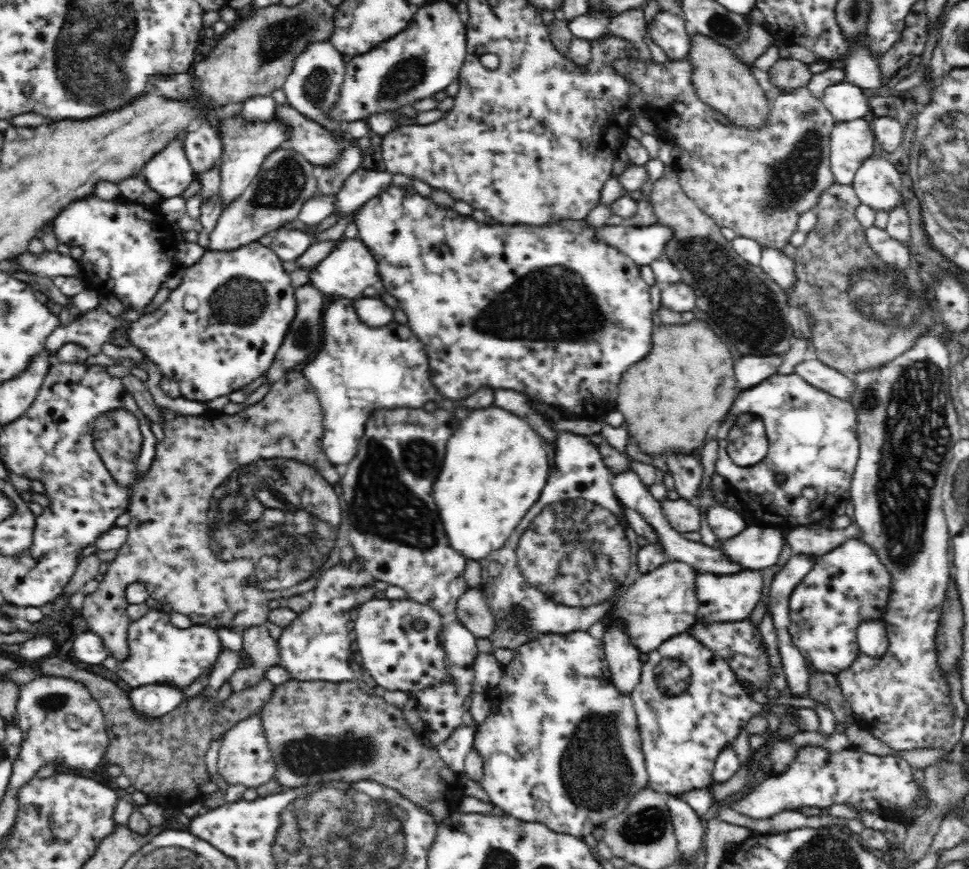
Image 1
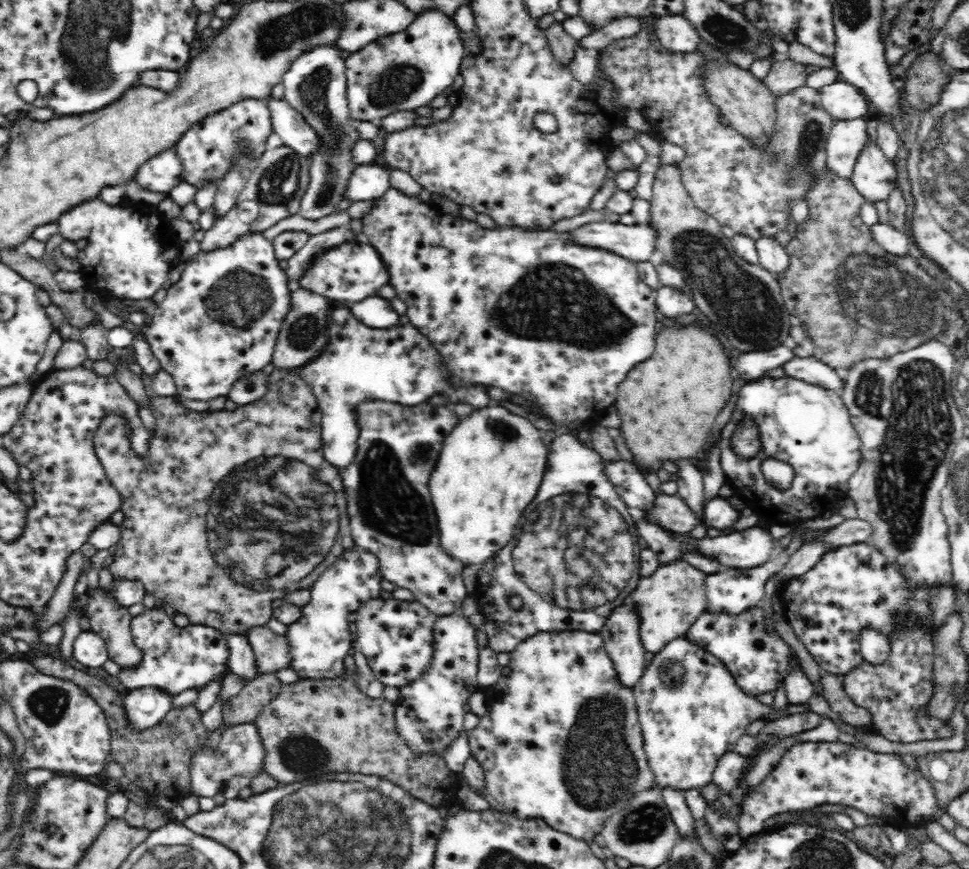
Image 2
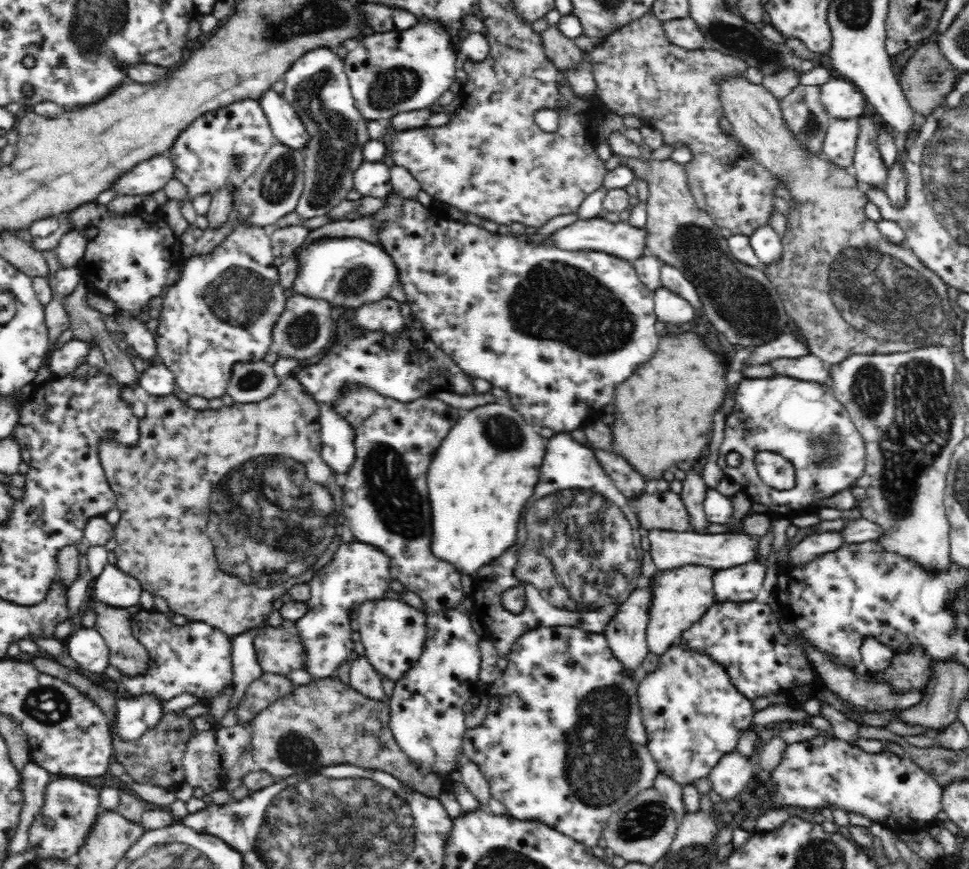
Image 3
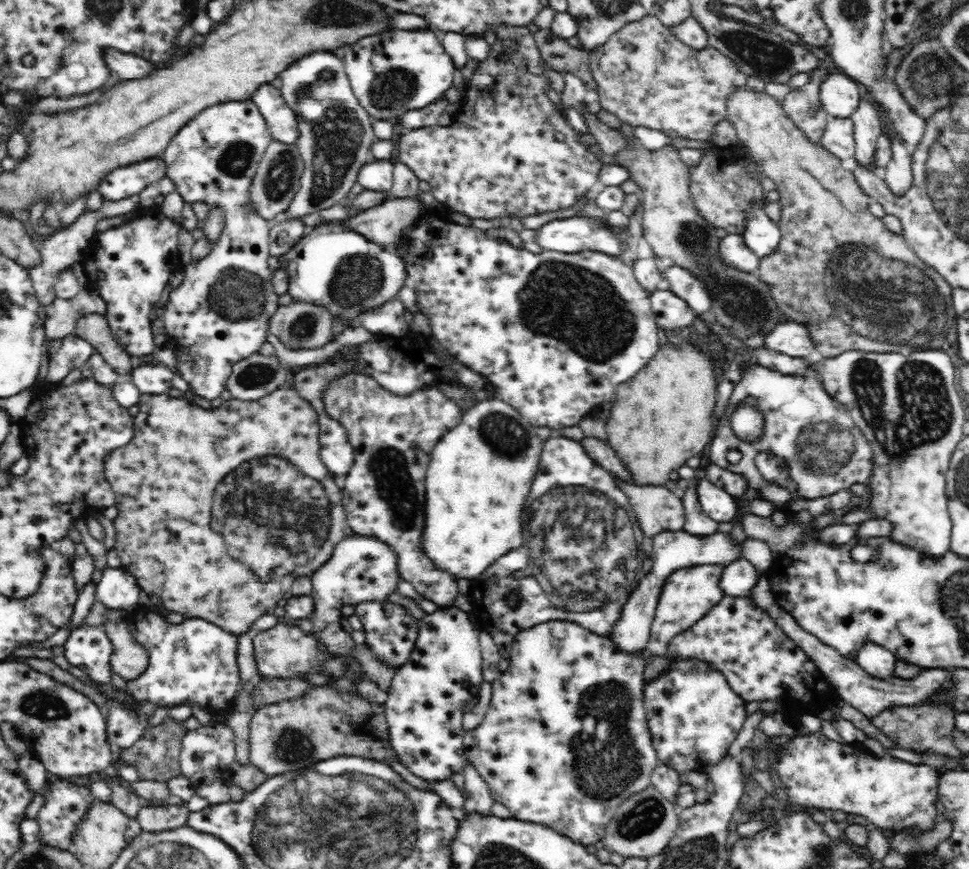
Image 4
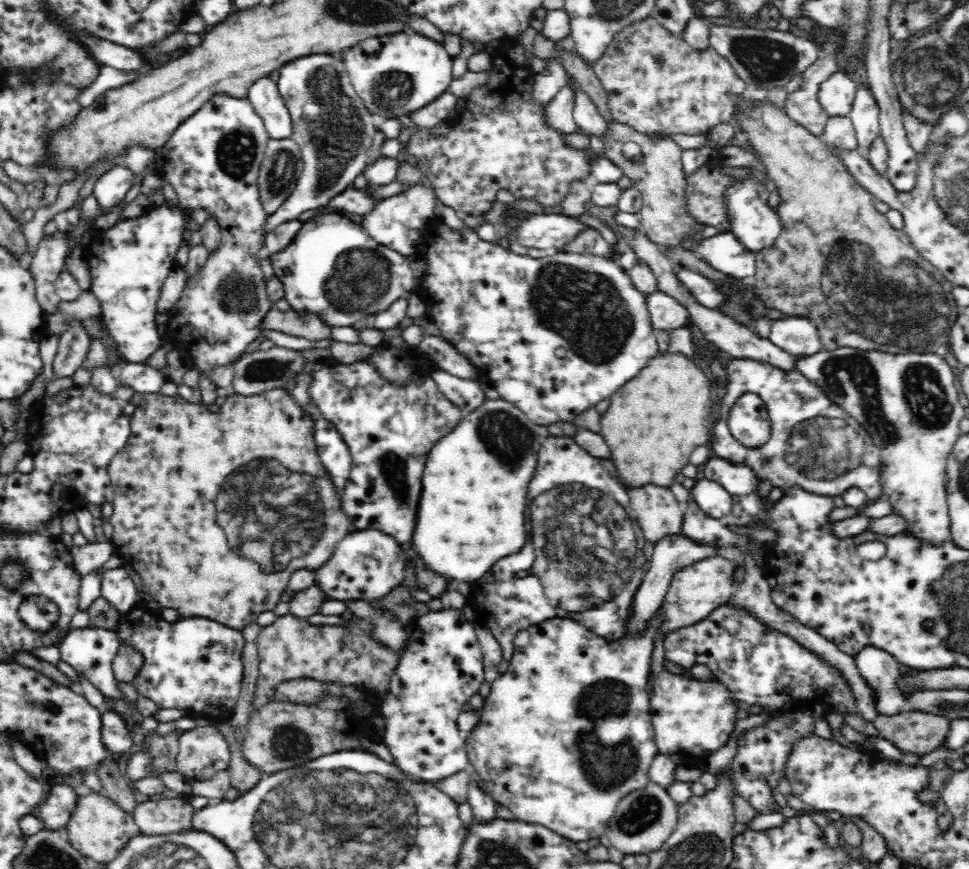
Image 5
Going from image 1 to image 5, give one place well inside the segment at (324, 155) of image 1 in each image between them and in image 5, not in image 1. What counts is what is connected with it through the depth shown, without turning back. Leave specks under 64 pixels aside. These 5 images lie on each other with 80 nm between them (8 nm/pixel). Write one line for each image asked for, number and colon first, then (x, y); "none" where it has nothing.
2: (289, 124)
3: (286, 125)
4: (281, 120)
5: (264, 95)

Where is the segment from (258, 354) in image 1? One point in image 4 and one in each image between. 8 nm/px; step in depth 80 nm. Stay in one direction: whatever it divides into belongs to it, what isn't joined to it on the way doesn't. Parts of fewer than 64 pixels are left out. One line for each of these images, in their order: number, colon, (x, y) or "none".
2: (220, 321)
3: (221, 311)
4: (219, 314)

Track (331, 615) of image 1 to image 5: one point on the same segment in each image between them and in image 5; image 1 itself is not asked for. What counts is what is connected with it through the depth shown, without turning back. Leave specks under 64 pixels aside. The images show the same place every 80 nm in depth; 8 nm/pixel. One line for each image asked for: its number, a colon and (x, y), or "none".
2: (320, 639)
3: (358, 572)
4: (362, 569)
5: (366, 565)

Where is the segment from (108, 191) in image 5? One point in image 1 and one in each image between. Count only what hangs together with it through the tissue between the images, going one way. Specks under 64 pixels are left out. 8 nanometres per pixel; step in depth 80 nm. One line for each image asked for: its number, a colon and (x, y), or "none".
1: (169, 173)
2: (163, 172)
3: (153, 174)
4: (124, 181)

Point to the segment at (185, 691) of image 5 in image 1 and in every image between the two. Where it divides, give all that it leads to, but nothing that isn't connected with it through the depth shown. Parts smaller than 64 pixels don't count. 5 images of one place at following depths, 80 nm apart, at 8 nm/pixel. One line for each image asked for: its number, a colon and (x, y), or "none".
1: (159, 654)
2: (174, 659)
3: (197, 658)
4: (195, 661)

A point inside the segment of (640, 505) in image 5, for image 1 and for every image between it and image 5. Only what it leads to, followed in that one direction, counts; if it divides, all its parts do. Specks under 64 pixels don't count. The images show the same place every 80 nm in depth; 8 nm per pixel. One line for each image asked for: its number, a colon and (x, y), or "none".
1: (681, 515)
2: (670, 512)
3: (662, 510)
4: (658, 510)

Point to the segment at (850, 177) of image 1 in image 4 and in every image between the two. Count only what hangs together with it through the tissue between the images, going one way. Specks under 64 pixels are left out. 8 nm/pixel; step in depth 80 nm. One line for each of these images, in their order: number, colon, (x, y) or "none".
2: (846, 140)
3: (839, 145)
4: (838, 138)

